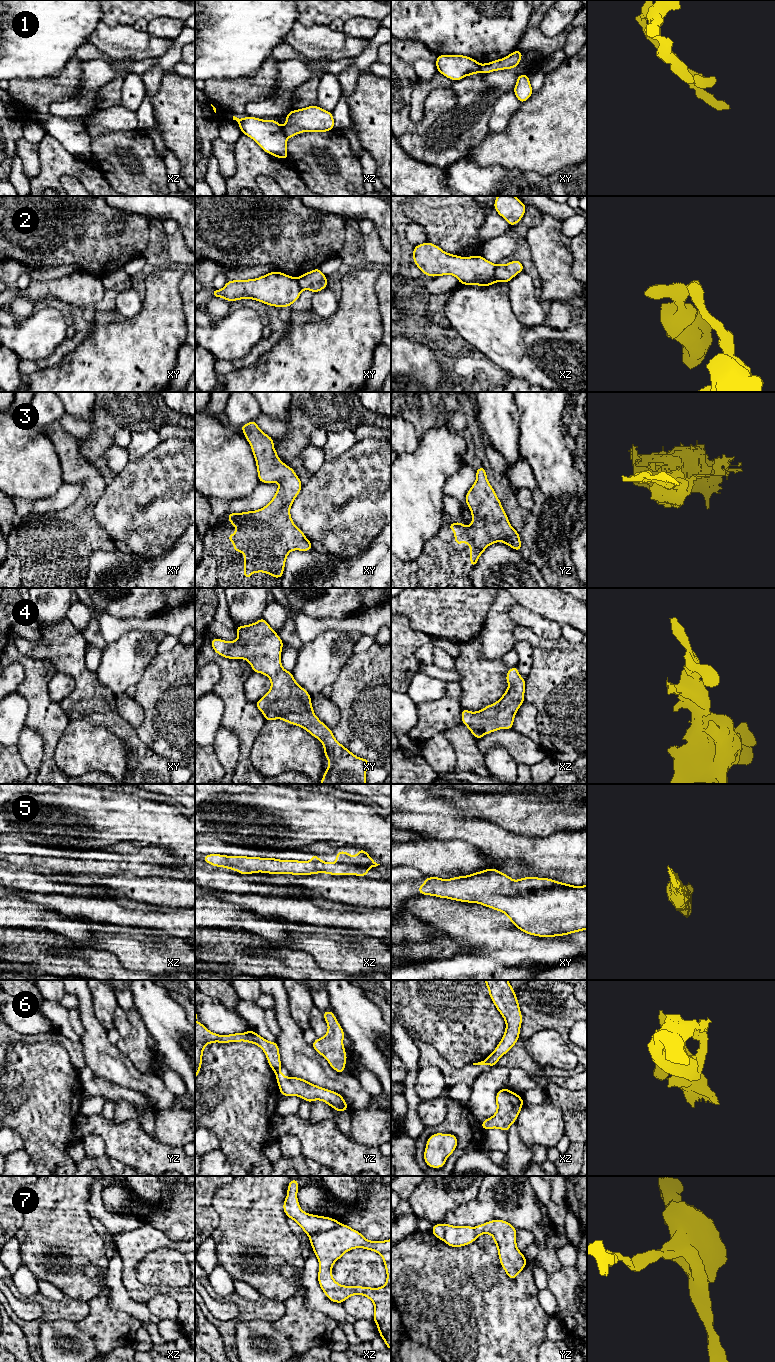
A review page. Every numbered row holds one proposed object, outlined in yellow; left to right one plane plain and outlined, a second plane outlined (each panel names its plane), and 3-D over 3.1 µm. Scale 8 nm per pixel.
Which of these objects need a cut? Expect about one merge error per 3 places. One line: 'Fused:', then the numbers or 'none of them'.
Fused: 1, 2, 6, 7

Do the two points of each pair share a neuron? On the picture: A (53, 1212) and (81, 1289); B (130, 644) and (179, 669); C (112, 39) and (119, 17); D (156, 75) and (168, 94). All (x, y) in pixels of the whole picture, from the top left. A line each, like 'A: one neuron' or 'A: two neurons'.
A: one neuron
B: two neurons
C: two neurons
D: two neurons

